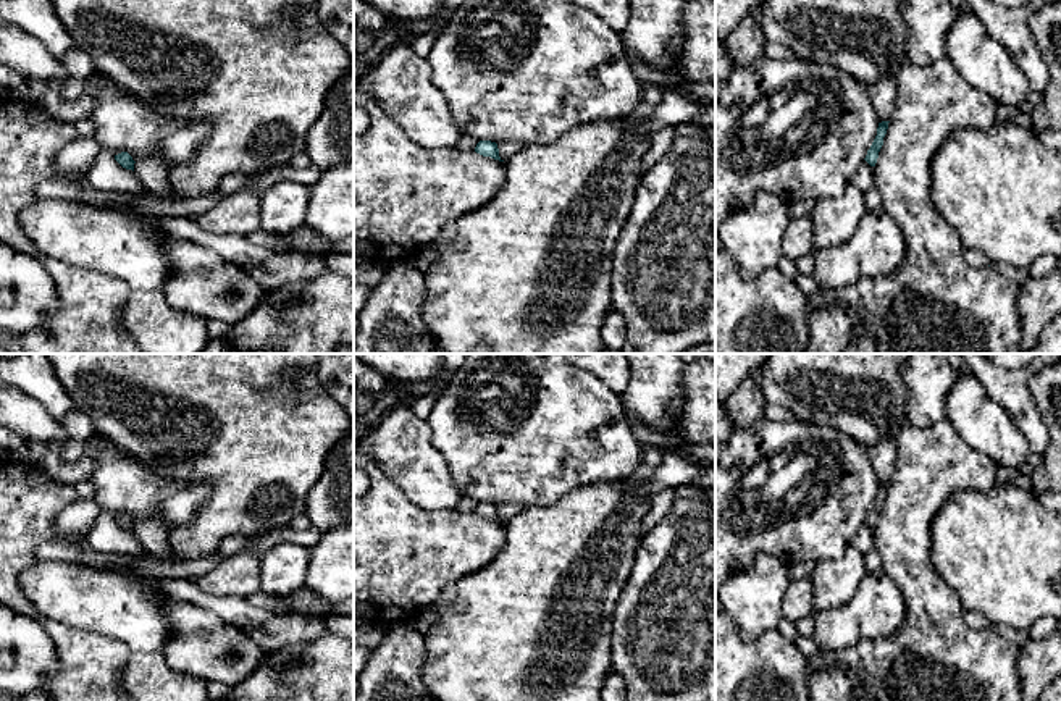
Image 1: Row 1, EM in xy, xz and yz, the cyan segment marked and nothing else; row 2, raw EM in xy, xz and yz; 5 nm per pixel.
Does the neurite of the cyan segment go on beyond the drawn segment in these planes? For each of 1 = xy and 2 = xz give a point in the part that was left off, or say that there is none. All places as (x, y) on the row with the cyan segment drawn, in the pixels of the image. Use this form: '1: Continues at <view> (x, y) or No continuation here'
1: No continuation here
2: No continuation here

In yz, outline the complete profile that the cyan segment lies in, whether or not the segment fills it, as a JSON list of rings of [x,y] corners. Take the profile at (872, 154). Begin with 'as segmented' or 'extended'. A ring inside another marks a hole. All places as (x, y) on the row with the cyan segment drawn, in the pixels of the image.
as segmented; [[[882,121],[879,123],[879,128],[877,128],[877,136],[870,145],[870,149],[867,150],[867,155],[866,155],[866,162],[870,165],[870,166],[875,166],[877,163],[877,158],[879,158],[879,152],[883,145],[883,137],[887,134],[887,129],[888,129],[888,123],[890,121]]]

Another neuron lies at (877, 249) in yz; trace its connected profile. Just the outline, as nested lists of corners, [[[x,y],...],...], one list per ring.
[[[883,208],[867,210],[856,234],[843,246],[816,249],[812,276],[827,289],[843,289],[864,278],[893,275],[906,257],[906,239]]]

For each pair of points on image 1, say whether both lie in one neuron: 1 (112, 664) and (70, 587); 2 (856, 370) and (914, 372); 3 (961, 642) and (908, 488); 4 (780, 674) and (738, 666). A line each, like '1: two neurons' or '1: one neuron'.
1: two neurons
2: two neurons
3: one neuron
4: one neuron

